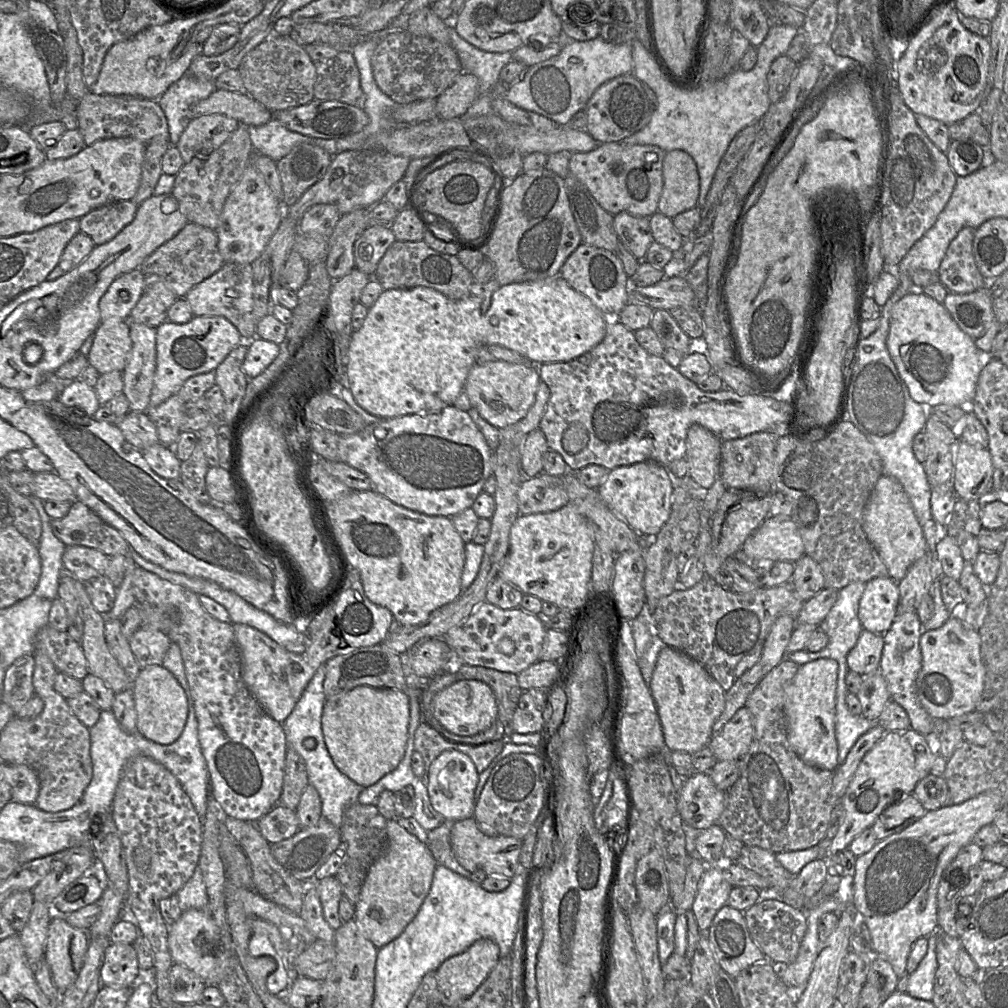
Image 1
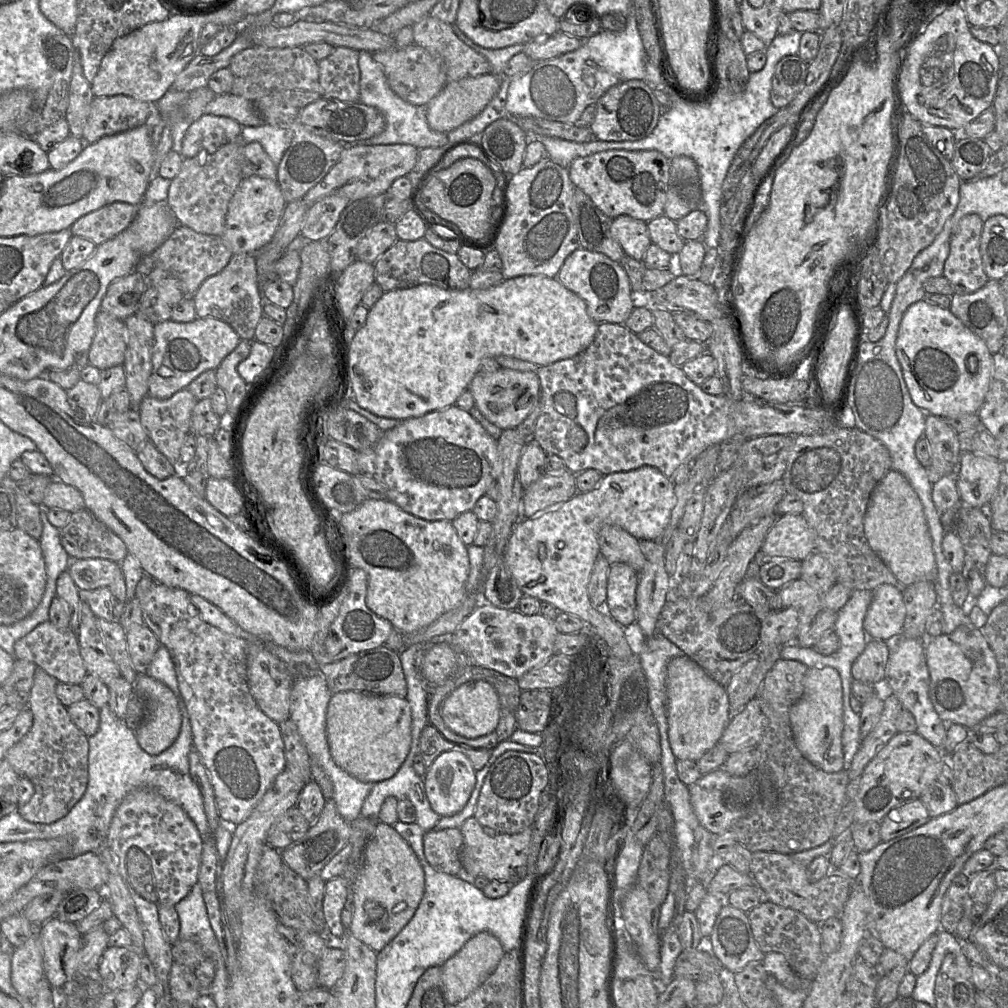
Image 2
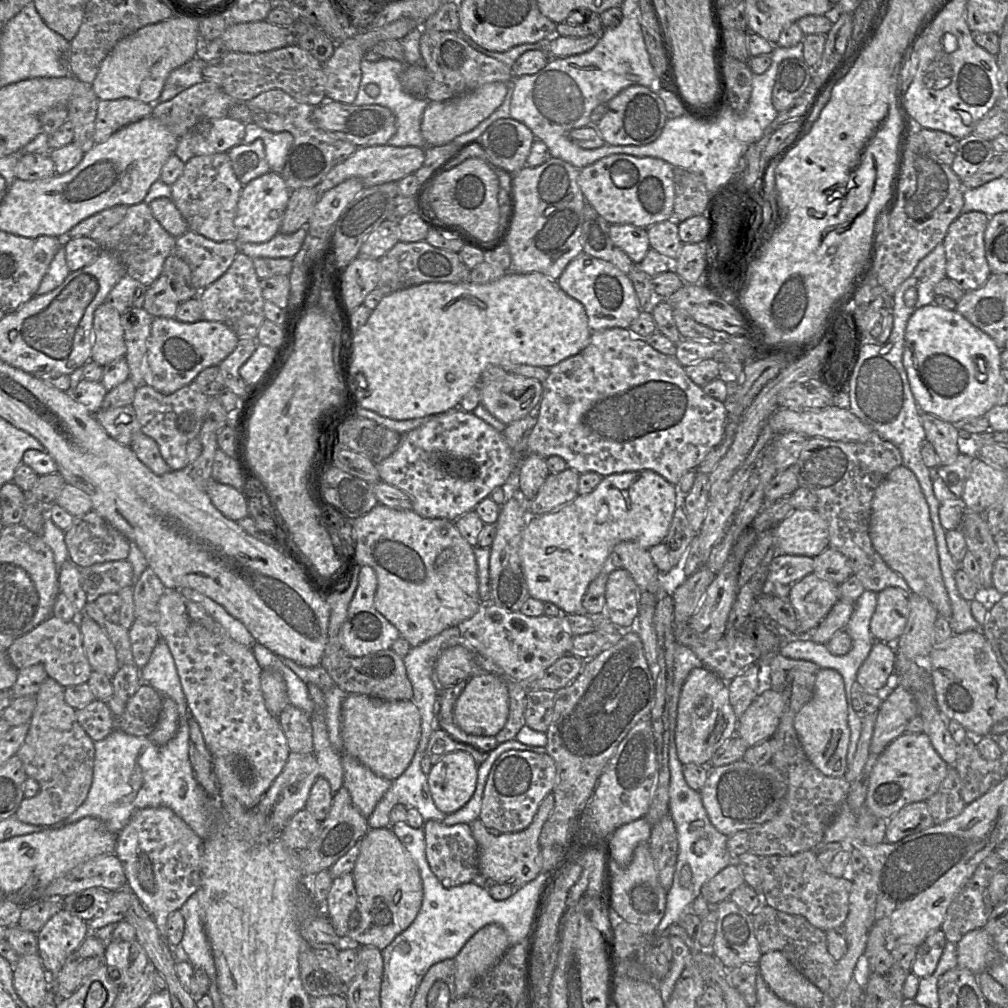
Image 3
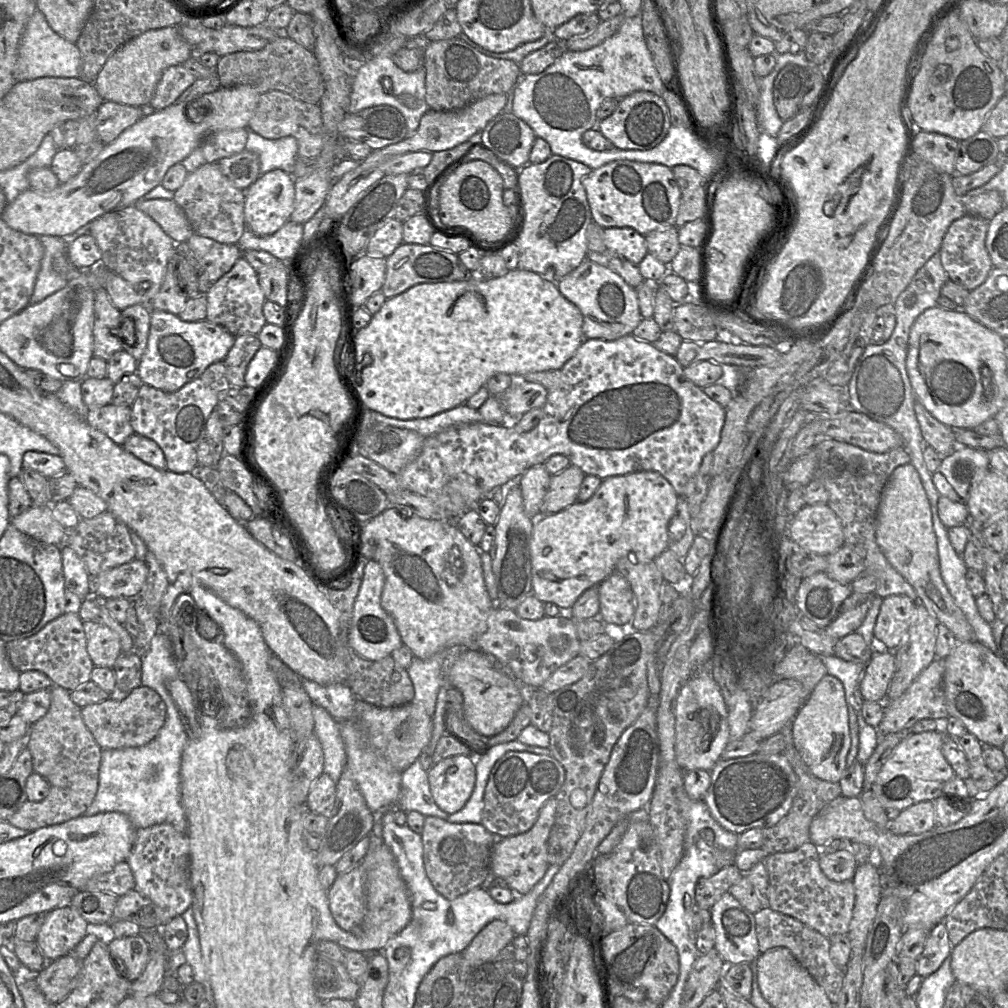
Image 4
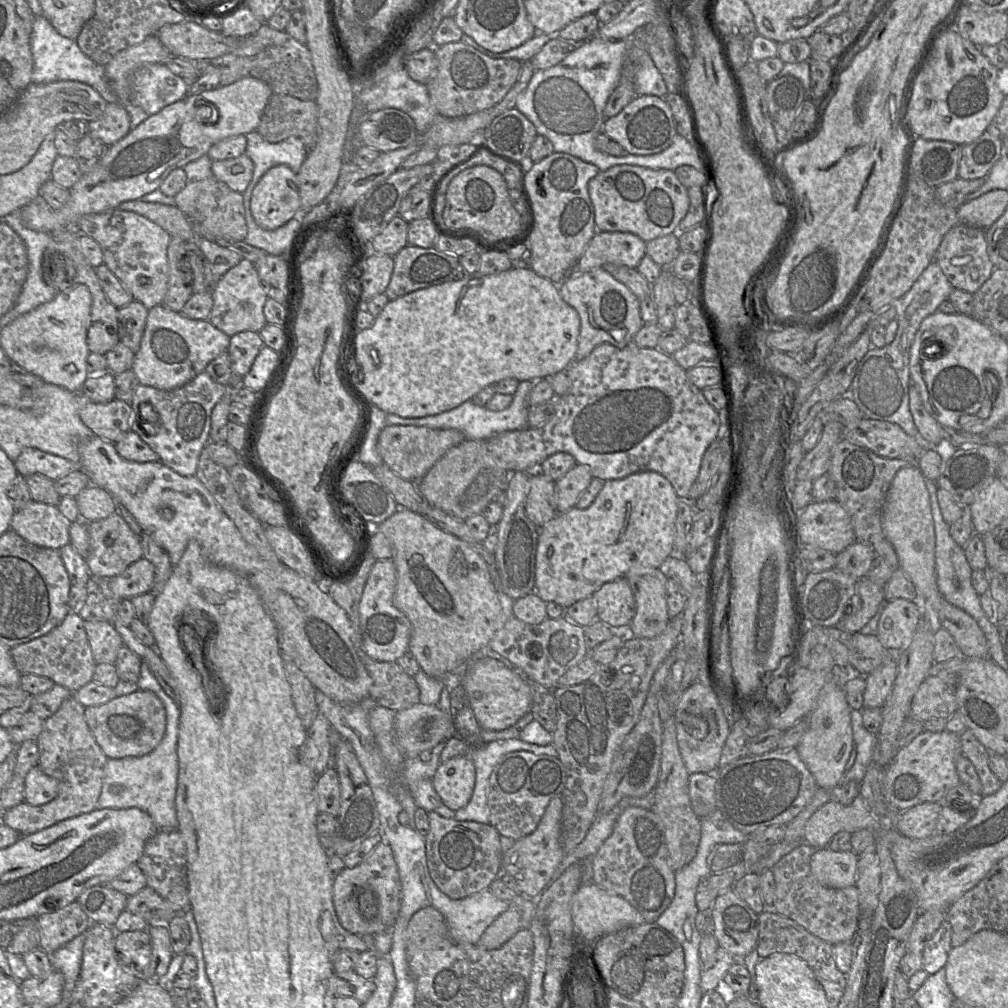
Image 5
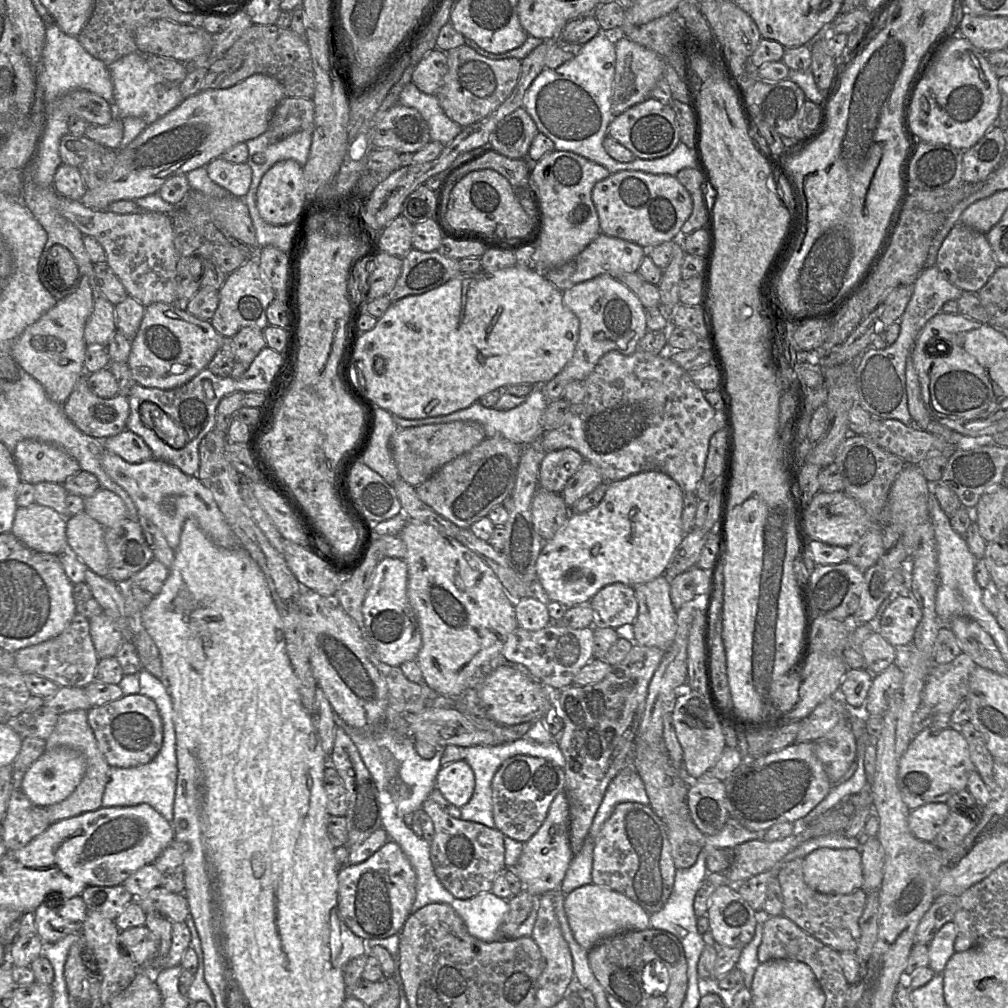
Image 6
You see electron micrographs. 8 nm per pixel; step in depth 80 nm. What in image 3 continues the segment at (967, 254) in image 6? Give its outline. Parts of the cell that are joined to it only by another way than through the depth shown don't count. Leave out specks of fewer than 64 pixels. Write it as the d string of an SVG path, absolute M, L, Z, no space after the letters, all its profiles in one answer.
M978 211L961 213L949 225L943 240L946 257L946 276L965 292L979 289L991 275L984 247L984 233L989 218L986 214Z

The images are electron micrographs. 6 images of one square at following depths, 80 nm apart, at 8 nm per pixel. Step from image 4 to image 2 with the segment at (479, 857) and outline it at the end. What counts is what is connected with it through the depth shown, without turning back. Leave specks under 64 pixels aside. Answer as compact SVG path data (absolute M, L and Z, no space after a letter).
M459 828L427 831L423 845L425 858L434 870L459 875L463 869L460 861L463 835Z

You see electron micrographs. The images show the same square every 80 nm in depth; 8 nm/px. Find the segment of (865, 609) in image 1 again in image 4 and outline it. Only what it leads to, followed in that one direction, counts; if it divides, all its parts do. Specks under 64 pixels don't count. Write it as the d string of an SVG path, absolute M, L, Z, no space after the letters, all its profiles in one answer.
M905 595L883 598L873 631L873 651L901 646L914 622L918 602Z

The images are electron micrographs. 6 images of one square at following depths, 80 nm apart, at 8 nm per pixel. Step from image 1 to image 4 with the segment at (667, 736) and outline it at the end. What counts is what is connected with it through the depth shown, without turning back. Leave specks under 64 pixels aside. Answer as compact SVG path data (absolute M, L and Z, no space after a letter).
M708 670L694 674L683 686L676 709L676 760L684 771L703 769L710 771L730 740L728 709L717 682Z

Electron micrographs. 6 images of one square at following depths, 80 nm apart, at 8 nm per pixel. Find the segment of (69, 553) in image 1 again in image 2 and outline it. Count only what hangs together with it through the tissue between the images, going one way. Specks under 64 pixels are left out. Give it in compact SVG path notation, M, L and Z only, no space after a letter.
M101 558L72 559L70 561L68 571L75 585L82 593L87 593L102 587L109 587L115 577L122 573L120 563Z

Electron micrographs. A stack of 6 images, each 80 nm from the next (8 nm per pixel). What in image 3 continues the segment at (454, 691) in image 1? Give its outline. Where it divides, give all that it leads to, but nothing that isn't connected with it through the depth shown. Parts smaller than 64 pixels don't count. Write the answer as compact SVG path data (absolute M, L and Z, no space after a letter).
M475 673L458 697L449 724L465 736L496 736L504 727L509 713L509 696L505 681L493 673Z

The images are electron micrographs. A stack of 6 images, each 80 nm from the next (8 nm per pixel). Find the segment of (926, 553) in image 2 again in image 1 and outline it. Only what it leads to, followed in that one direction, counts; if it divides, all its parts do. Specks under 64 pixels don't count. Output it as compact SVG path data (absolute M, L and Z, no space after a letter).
M882 474L875 483L862 511L862 528L888 569L889 577L902 580L911 565L928 553L923 530L903 486Z

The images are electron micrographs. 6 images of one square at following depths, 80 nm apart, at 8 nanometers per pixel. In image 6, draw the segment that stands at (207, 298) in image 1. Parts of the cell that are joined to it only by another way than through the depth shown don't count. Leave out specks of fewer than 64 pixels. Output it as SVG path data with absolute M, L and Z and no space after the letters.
M248 258L242 266L228 274L218 291L219 304L210 322L223 337L233 337L245 327L264 330L269 325L266 313L276 293L255 258Z

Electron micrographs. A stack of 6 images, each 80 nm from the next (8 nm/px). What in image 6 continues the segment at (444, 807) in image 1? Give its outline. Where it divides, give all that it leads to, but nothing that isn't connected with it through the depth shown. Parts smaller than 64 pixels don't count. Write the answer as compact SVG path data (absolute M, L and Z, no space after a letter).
M465 760L453 762L439 770L435 787L448 802L462 808L474 792L474 772Z

